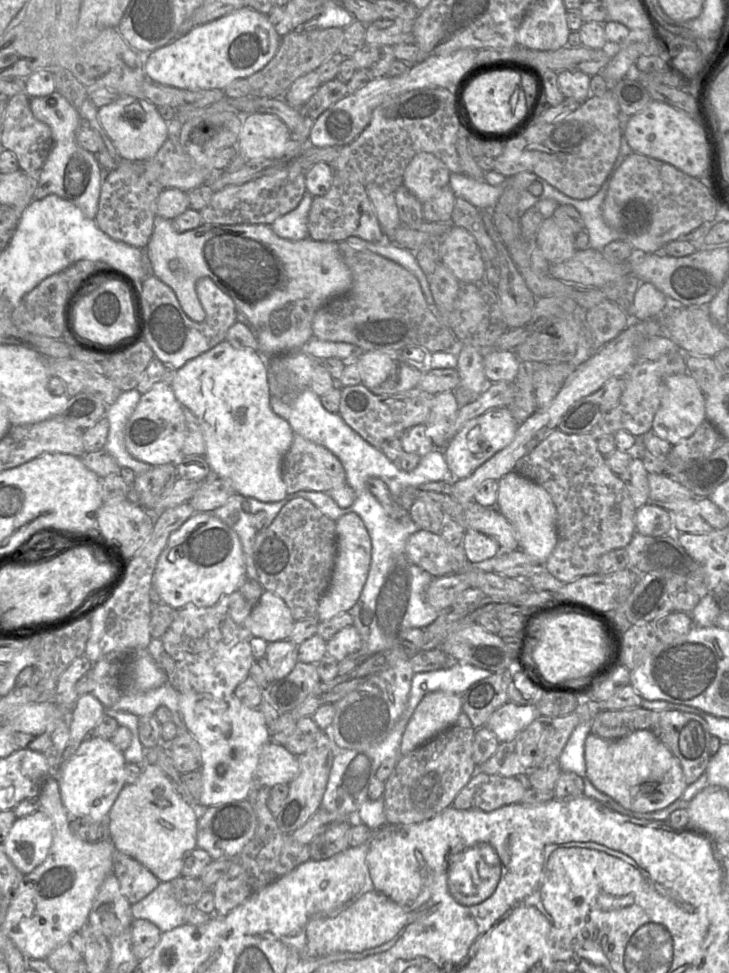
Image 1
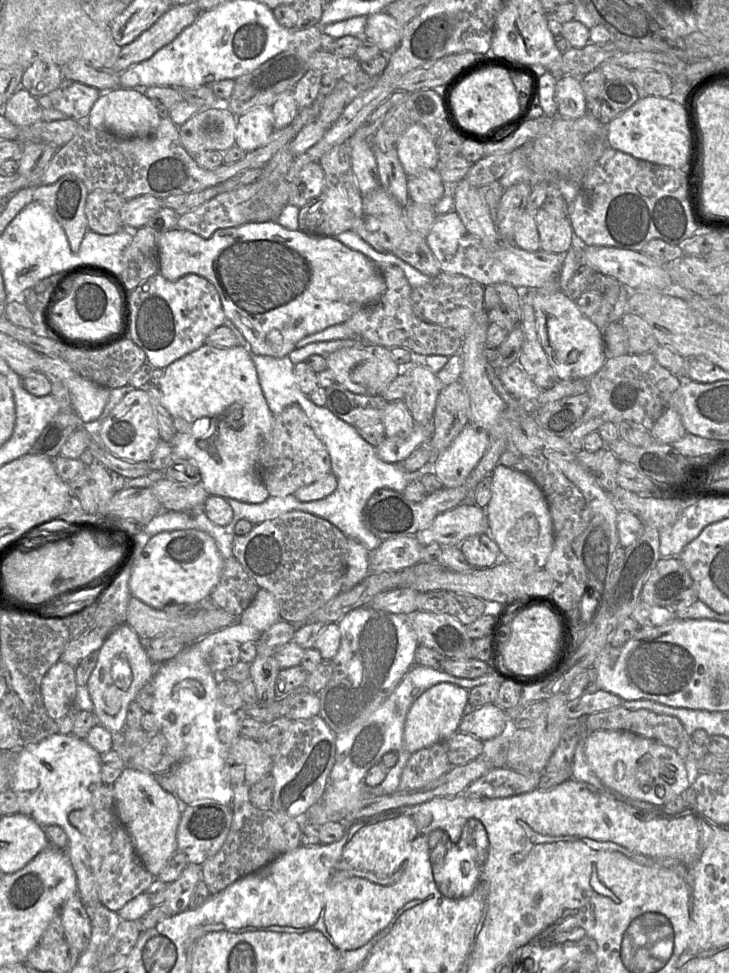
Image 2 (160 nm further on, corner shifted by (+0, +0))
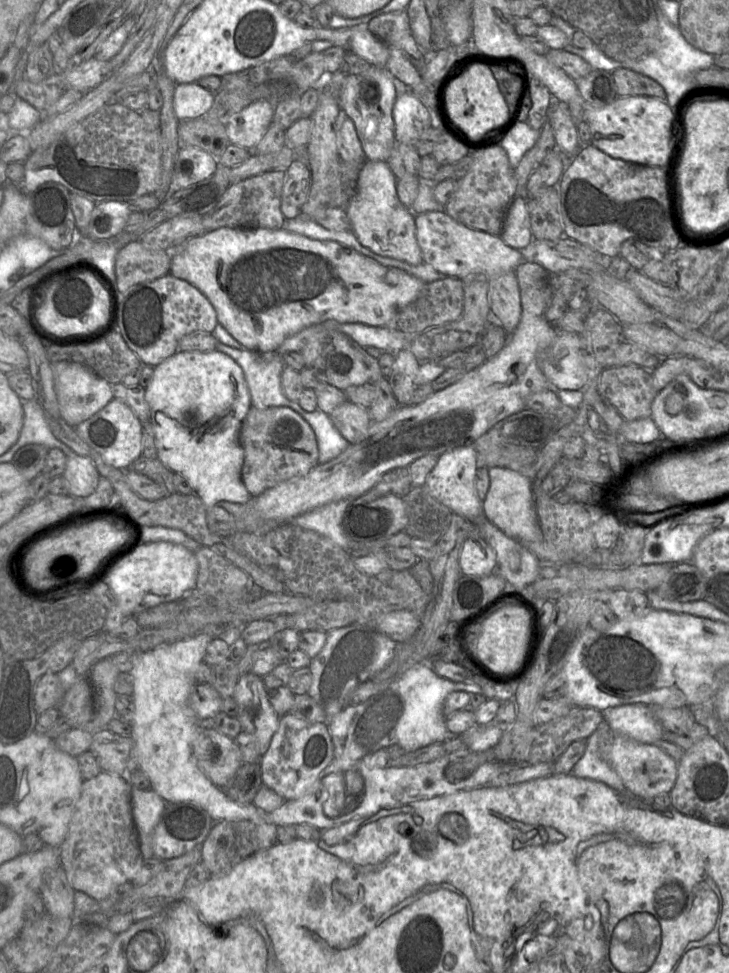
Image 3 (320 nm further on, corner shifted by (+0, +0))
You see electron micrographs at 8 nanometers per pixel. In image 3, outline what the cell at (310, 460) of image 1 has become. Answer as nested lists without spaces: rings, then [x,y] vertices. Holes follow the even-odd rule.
[[[252,406],[242,422],[239,439],[245,454],[241,478],[252,497],[259,496],[283,481],[307,474],[318,464],[319,450],[313,429],[297,412],[285,406],[266,409]]]

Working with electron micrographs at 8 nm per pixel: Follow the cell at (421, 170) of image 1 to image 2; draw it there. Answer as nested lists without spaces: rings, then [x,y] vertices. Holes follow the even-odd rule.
[[[413,124],[405,130],[396,143],[396,152],[408,177],[436,169],[440,162],[437,145],[421,124]]]

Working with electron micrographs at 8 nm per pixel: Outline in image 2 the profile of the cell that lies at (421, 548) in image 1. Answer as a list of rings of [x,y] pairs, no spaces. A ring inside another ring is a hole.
[[[414,535],[383,540],[369,552],[370,572],[396,572],[420,562],[422,545]]]

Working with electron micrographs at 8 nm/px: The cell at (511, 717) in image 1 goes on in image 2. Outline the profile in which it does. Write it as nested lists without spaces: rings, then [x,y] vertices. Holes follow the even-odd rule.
[[[492,703],[475,708],[468,715],[463,715],[459,731],[486,741],[500,735],[507,724],[507,711]]]

